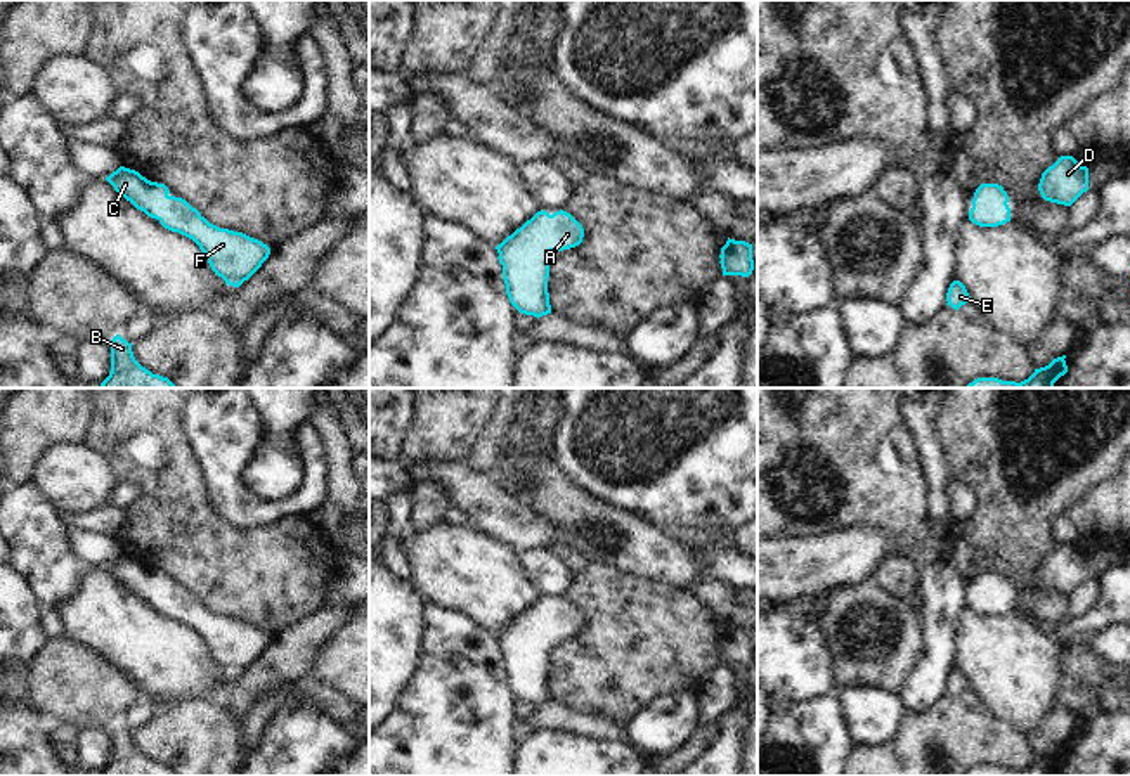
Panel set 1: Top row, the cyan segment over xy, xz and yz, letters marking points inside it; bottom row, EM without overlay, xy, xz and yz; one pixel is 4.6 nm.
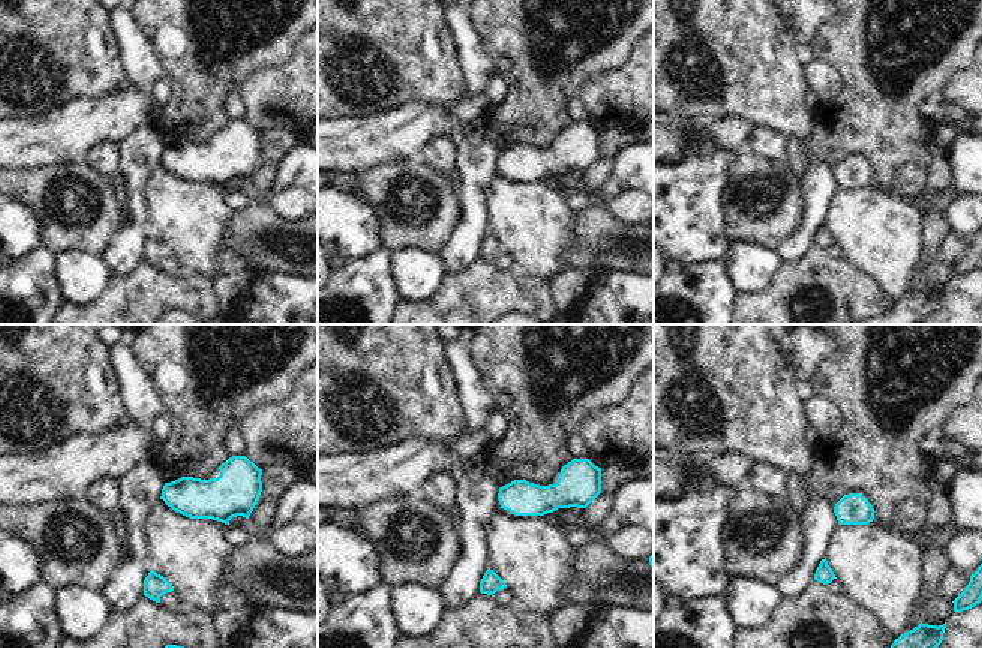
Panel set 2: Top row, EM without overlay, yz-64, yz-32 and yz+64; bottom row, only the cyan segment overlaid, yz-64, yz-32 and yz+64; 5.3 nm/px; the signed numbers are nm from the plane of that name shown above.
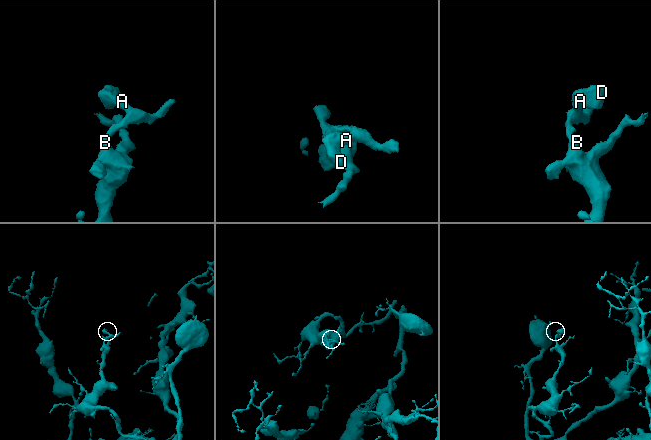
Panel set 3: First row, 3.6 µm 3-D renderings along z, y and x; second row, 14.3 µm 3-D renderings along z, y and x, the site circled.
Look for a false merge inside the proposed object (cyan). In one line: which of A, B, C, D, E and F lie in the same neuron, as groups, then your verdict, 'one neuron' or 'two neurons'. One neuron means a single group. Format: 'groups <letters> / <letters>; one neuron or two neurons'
groups A B C D E F; one neuron

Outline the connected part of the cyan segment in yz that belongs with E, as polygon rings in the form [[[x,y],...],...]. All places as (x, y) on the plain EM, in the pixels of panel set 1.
[[[953,669],[950,672],[948,681],[946,681],[946,689],[948,689],[946,693],[950,693],[955,698],[958,698],[962,693],[971,689],[969,681],[960,669]]]

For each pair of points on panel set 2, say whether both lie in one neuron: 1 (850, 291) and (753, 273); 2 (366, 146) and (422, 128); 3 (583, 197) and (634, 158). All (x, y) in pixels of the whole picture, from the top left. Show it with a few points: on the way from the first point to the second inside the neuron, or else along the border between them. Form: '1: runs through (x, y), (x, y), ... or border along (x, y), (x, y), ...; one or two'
1: border along (783, 264), (765, 288), (742, 293); two
2: runs through (380, 140), (401, 135), (408, 129); one
3: runs through (597, 195), (604, 194), (627, 171); one

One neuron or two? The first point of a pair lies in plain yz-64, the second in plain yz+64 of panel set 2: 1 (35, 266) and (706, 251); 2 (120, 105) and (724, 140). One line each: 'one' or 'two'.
1: two
2: one

